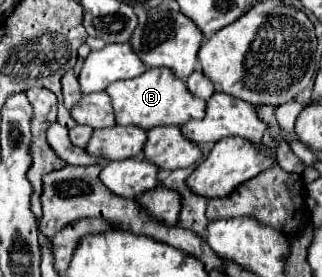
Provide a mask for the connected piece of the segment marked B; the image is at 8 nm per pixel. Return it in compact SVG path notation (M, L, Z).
M149 68L137 78L113 82L105 92L113 100L117 124L143 126L145 130L155 128L155 126L163 126L163 124L183 126L189 120L203 118L205 108L207 108L207 102L201 100L199 96L191 94L189 88L185 86L185 80L177 78L171 68Z

